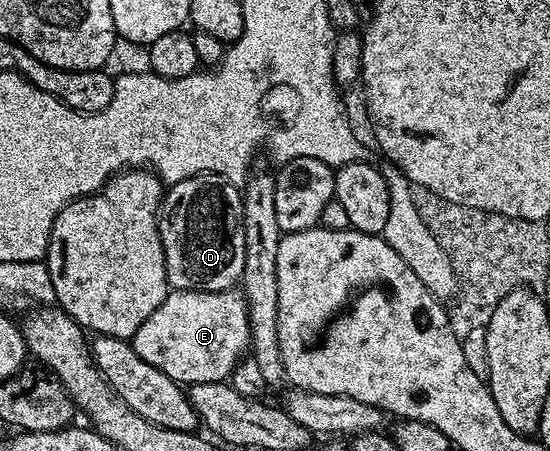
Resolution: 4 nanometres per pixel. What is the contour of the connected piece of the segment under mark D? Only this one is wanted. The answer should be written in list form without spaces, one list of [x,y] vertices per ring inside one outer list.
[[[213,173],[182,179],[160,202],[160,238],[172,289],[217,293],[239,282],[246,259],[244,199],[241,190]]]

